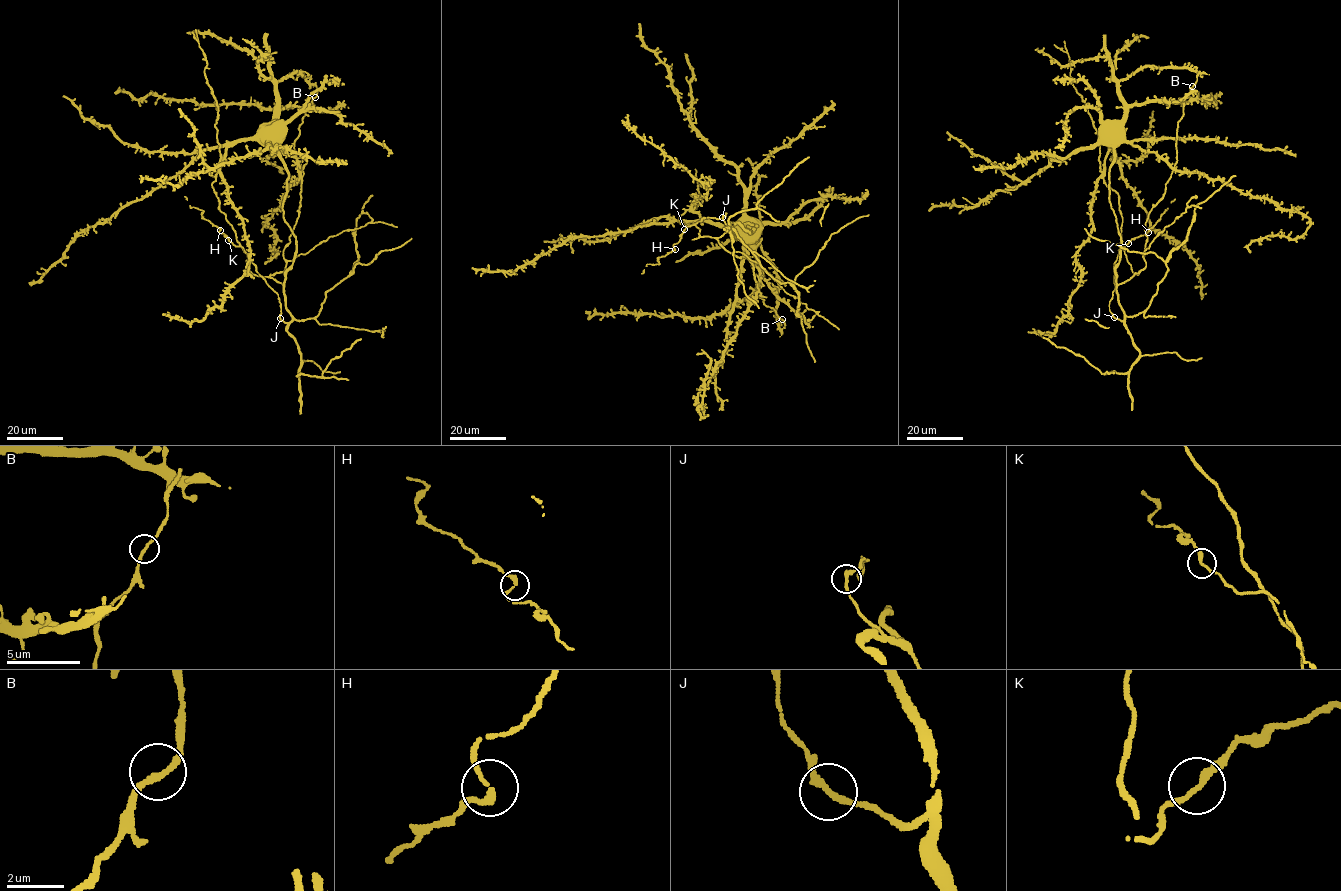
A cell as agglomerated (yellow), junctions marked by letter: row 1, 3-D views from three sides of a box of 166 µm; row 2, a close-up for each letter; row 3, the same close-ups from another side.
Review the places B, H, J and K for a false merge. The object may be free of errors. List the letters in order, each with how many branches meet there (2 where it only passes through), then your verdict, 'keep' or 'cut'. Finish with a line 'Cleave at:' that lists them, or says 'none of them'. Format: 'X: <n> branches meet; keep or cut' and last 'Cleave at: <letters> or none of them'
B: 2 branches meet; keep
H: 2 branches meet; keep
J: 2 branches meet; keep
K: 2 branches meet; keep
Cleave at: none of them

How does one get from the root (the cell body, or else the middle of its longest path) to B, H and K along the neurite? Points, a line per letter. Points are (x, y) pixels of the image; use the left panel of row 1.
B: (273, 137), (273, 142), (296, 159), (301, 177), (307, 161), (294, 149), (294, 140), (305, 110), (315, 97)
H: (273, 137), (234, 142), (224, 154), (211, 184), (219, 209), (236, 234), (239, 246), (219, 234), (220, 230)
K: (273, 137), (234, 142), (224, 154), (211, 184), (219, 209), (239, 245), (235, 246), (228, 241)

